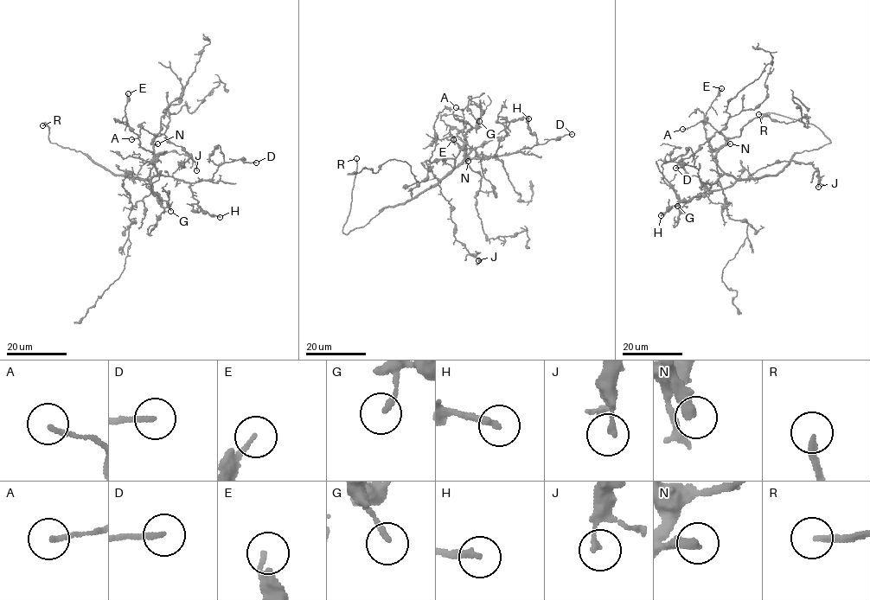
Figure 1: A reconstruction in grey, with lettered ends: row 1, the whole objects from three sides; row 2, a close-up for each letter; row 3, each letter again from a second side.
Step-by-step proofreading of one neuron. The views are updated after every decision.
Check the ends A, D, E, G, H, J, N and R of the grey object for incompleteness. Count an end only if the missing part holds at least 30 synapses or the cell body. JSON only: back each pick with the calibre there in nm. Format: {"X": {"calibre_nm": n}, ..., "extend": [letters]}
{"D": {"calibre_nm": 180}, "H": {"calibre_nm": 240}, "N": {"calibre_nm": 400}, "R": {"calibre_nm": 200}, "extend": ["D", "H", "N", "R"]}

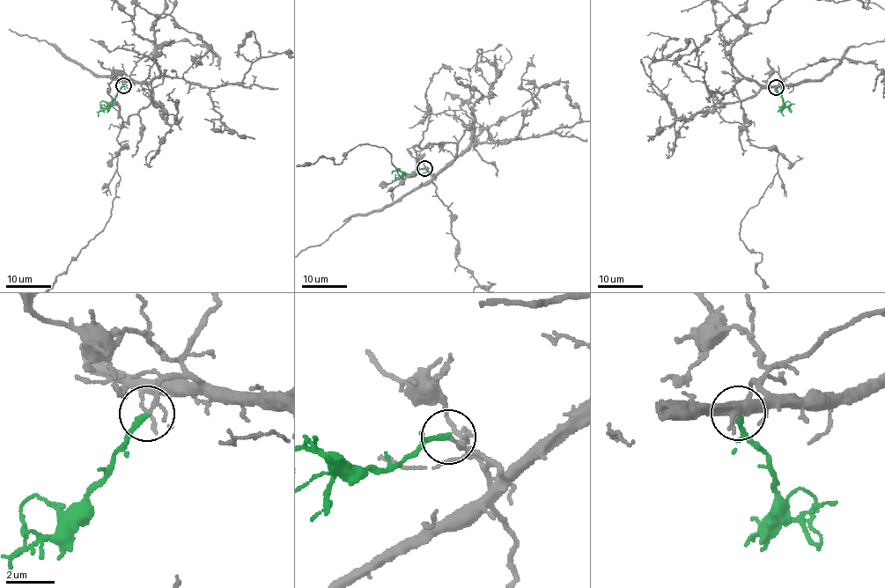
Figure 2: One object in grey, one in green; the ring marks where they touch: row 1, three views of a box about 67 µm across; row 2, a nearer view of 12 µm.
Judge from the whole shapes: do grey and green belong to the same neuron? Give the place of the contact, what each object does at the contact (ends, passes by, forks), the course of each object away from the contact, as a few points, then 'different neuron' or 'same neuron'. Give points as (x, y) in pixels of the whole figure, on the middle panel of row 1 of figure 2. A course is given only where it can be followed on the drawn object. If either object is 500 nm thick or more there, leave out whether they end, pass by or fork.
(424, 168) | grey passes by | green ends | green via (424, 168), (415, 173), (392, 180) | same neuron

